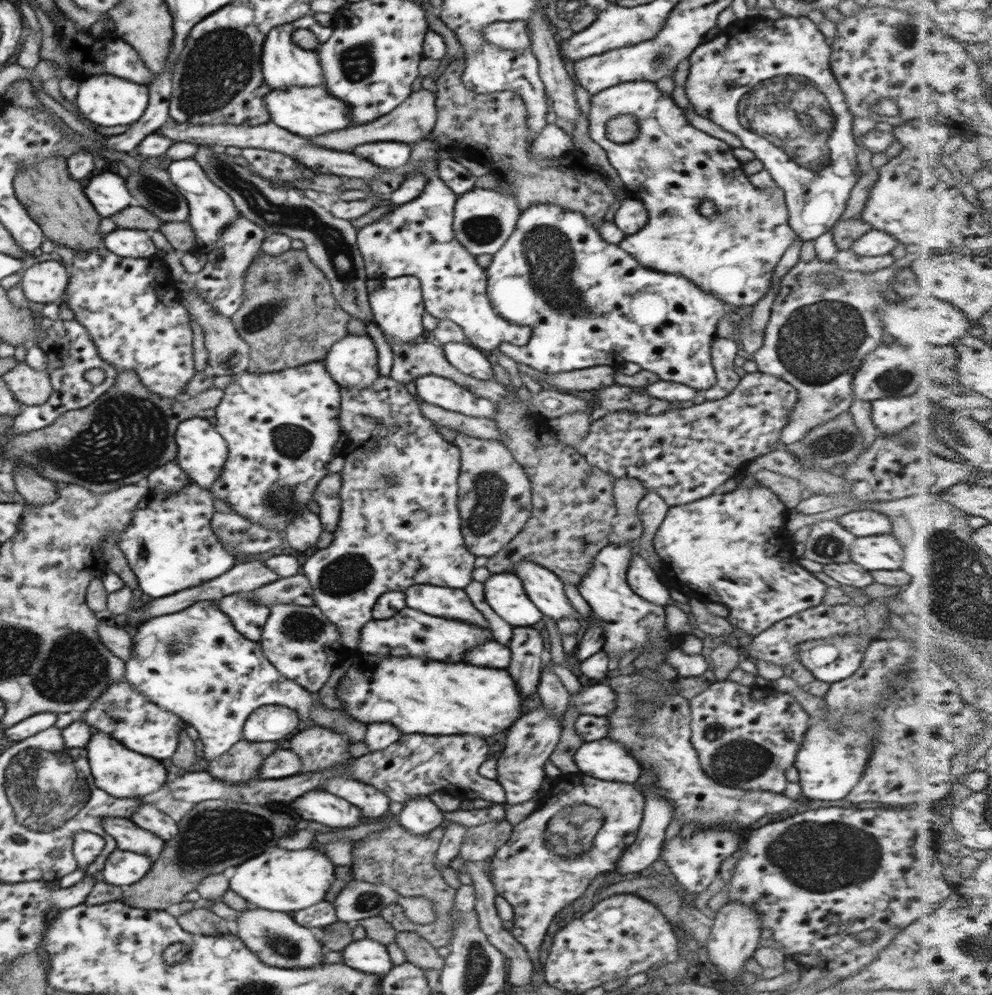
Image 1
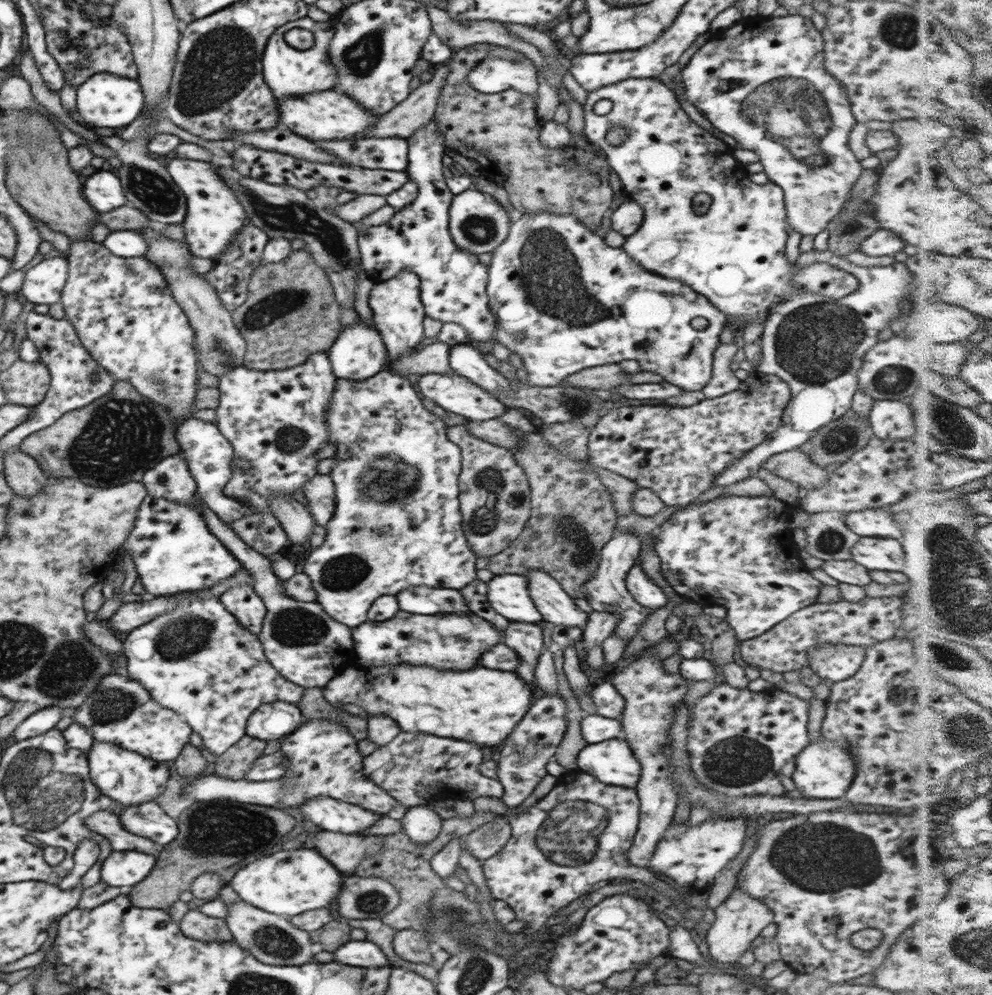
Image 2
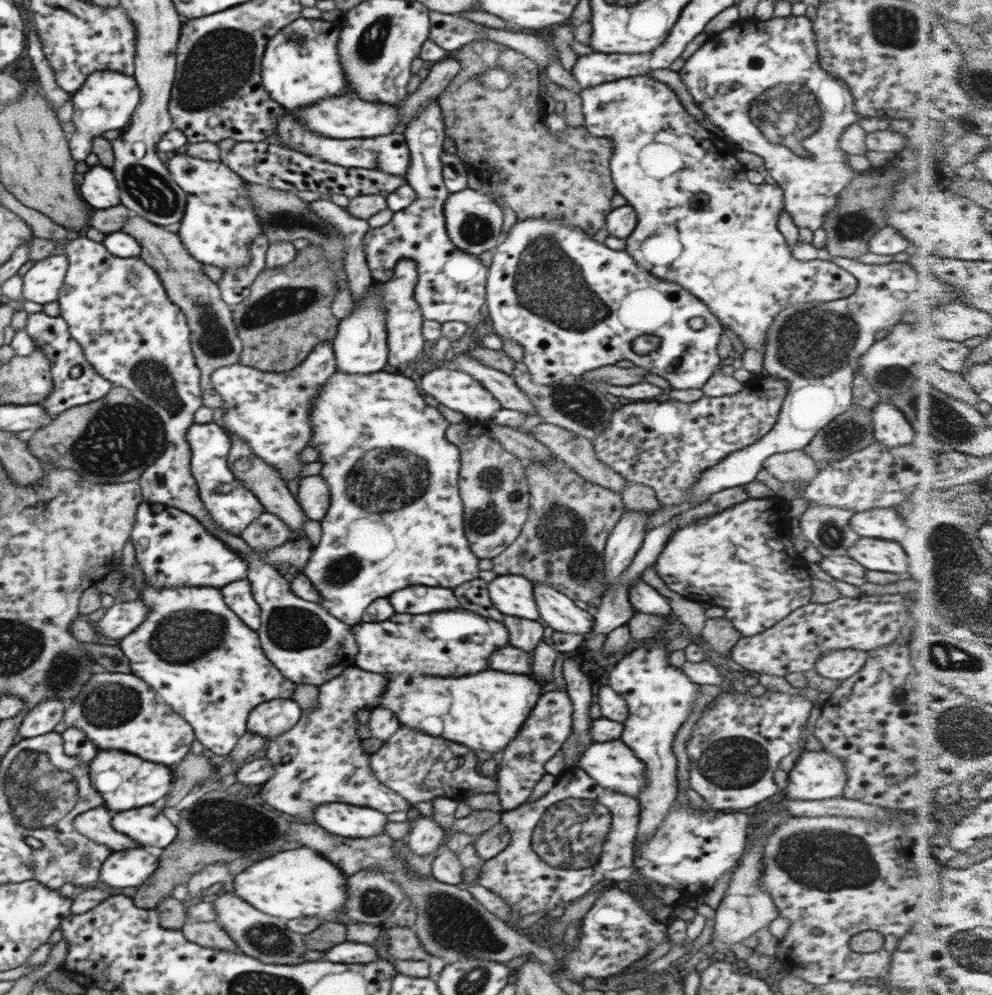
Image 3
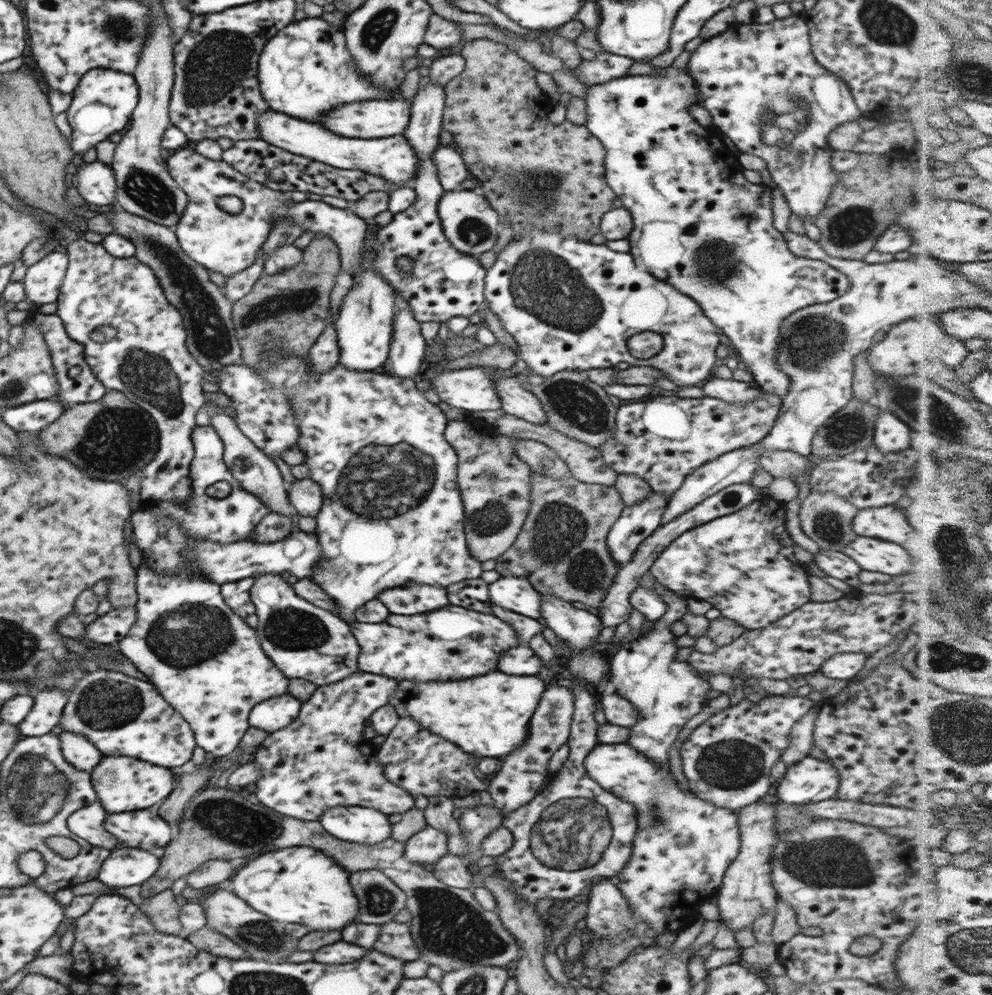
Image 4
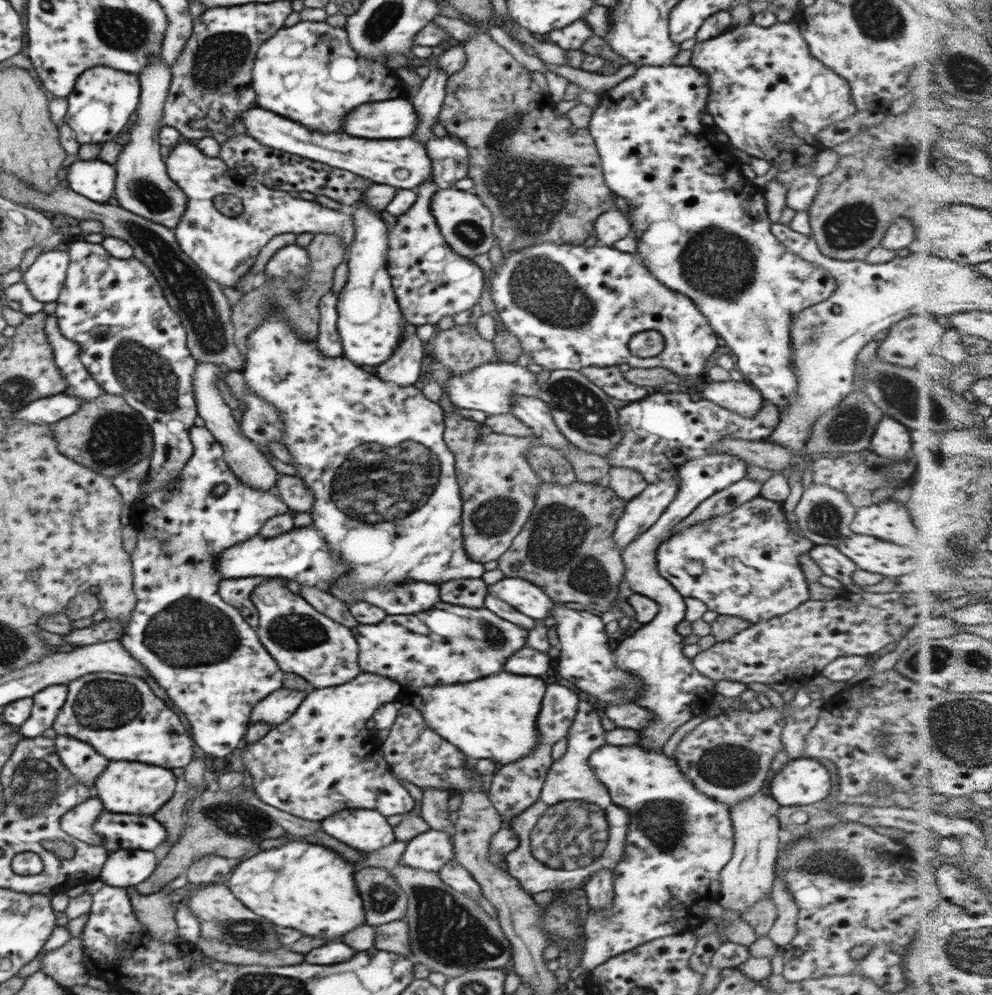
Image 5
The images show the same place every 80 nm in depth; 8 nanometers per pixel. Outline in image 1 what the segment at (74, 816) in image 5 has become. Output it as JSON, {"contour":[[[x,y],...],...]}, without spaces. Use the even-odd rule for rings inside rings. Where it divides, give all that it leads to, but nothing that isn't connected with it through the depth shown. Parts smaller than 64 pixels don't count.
{"contour":[[[106,817],[101,825],[116,841],[117,850],[136,852],[151,860],[158,858],[165,842],[153,832],[135,825],[129,818]]]}

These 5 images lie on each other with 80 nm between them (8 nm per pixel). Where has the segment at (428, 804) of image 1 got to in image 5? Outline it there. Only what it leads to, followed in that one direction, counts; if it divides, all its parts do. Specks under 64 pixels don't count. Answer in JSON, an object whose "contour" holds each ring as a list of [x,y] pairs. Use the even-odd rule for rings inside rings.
{"contour":[[[430,829],[407,843],[401,860],[406,866],[438,873],[454,858],[450,833]]]}

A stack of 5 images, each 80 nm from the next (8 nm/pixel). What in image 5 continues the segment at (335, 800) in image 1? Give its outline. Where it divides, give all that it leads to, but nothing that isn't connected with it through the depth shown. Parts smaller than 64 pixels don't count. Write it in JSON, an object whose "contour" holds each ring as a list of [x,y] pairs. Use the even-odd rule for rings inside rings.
{"contour":[[[339,810],[324,819],[322,828],[336,840],[363,853],[378,851],[395,842],[393,827],[376,810]]]}

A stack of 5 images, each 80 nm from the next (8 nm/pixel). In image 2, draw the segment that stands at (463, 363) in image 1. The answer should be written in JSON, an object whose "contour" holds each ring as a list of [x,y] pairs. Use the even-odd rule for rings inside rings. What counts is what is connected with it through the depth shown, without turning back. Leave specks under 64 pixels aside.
{"contour":[[[474,343],[451,346],[449,352],[450,369],[493,395],[513,392],[510,387],[511,382],[506,380],[499,371],[496,371],[492,364],[488,365],[483,355]]]}

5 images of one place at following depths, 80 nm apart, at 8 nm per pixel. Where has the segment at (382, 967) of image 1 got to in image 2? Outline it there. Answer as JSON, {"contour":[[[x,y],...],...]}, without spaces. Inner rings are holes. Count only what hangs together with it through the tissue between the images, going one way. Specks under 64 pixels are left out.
{"contour":[[[350,940],[339,946],[333,956],[337,963],[340,960],[340,963],[353,967],[380,968],[390,965],[382,949],[368,940]]]}

